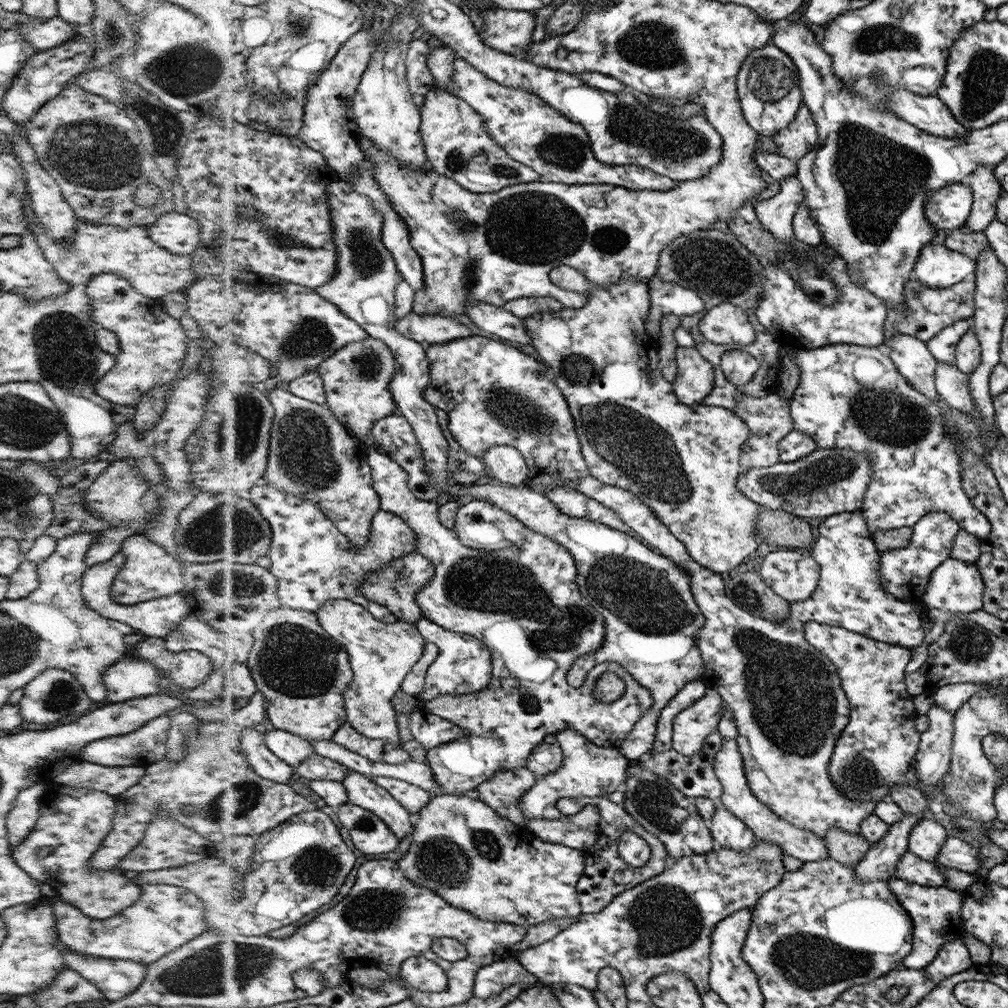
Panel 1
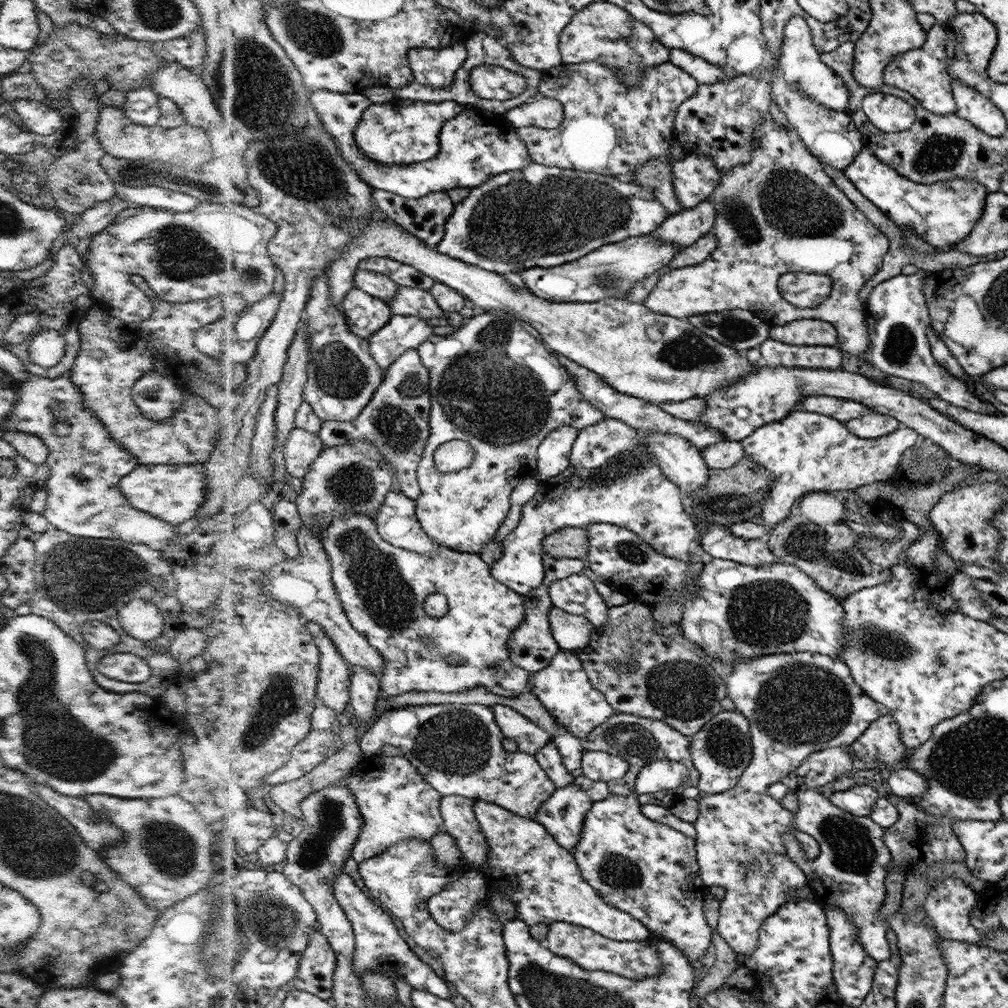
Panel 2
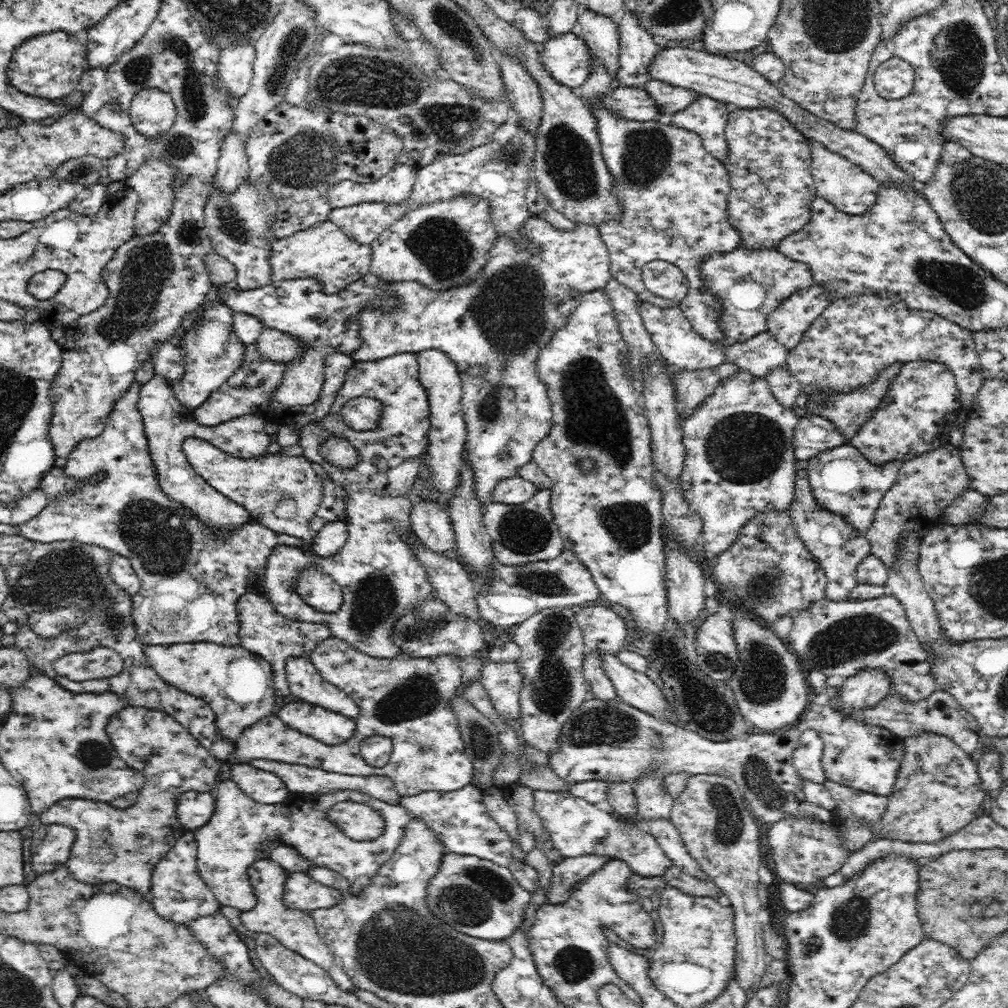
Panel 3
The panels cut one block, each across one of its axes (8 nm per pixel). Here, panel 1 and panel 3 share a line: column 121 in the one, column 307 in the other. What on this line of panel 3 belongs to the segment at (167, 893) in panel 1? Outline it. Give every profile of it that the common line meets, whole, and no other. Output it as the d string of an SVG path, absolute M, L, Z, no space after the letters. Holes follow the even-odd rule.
M263 856L257 860L254 865L248 868L248 876L252 885L253 893L256 897L256 906L247 911L241 911L242 929L252 935L259 933L268 933L278 939L282 945L304 958L314 962L340 984L345 989L352 988L351 979L341 966L334 964L332 951L322 940L318 933L312 915L306 910L296 910L295 908L286 908L281 901L283 893L283 884L288 872L277 862Z

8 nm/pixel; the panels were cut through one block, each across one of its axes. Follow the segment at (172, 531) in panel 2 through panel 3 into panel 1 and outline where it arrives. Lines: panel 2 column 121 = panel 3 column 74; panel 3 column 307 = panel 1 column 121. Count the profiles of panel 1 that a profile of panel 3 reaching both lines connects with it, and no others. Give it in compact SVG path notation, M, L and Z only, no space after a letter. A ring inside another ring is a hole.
M144 533L133 534L125 538L120 547L125 562L122 569L115 574L112 597L117 604L132 606L140 602L180 593L186 586L184 572L180 561L170 555L164 546L150 540Z

